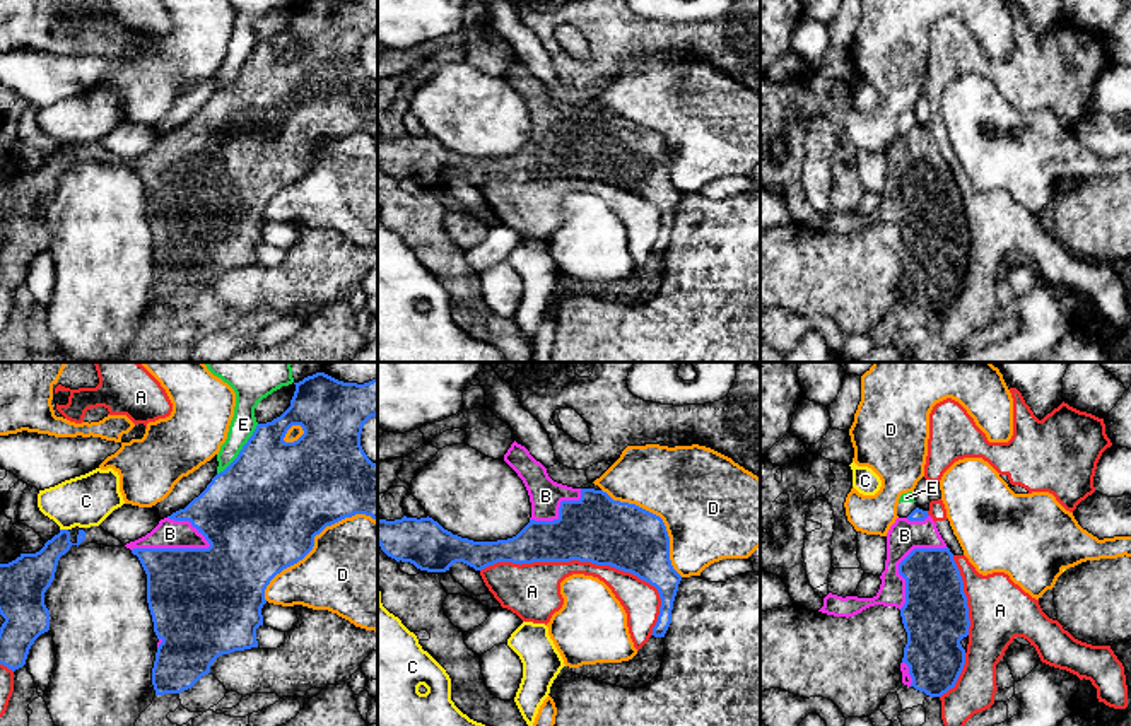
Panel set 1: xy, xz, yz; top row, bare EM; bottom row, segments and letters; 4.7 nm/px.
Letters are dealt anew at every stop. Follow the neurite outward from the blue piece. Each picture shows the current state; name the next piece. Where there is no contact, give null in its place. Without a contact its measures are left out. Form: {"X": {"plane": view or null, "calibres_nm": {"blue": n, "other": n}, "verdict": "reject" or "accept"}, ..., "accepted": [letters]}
{"A": {"plane": "xz", "calibres_nm": {"blue": 320, "other": 200}, "verdict": "reject"}, "B": {"plane": "xy", "calibres_nm": {"blue": 440, "other": 140}, "verdict": "accept"}, "C": {"plane": "xy", "calibres_nm": {"blue": 190, "other": 240}, "verdict": "reject"}, "D": {"plane": "xy", "calibres_nm": {"blue": 500, "other": 480}, "verdict": "reject"}, "E": {"plane": "xy", "calibres_nm": {"blue": 480, "other": 120}, "verdict": "reject"}, "accepted": ["B"]}

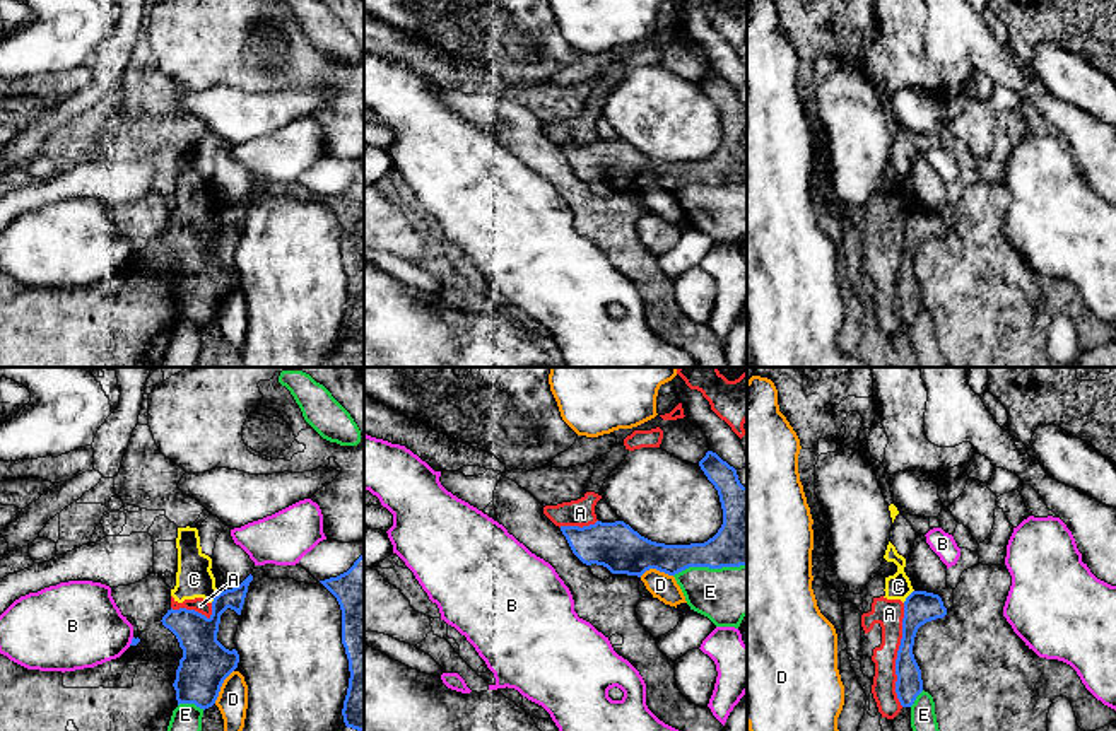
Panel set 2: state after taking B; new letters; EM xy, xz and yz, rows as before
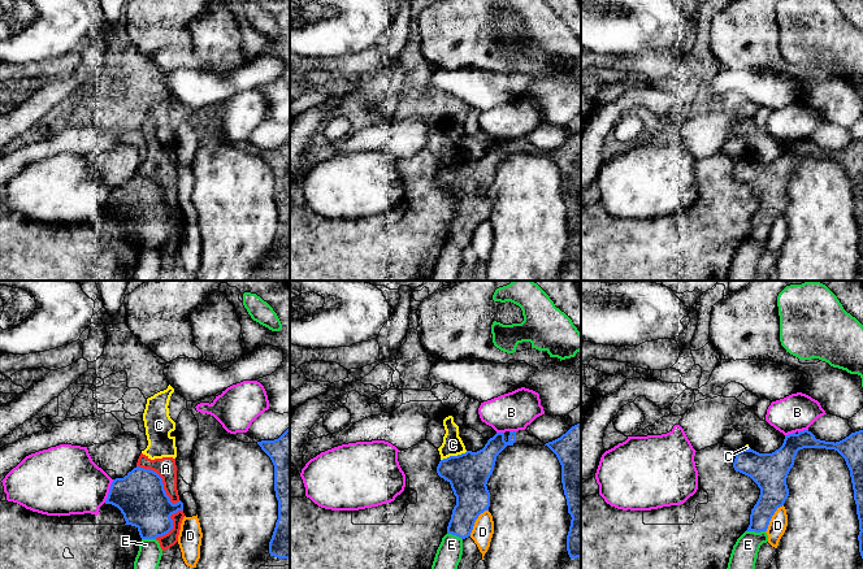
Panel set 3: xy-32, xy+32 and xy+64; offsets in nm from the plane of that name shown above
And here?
{"A": {"plane": "yz", "calibres_nm": {"blue": 160, "other": 140}, "verdict": "reject"}, "B": {"plane": "xy", "calibres_nm": {"blue": 30, "other": 380}, "verdict": "reject"}, "C": {"plane": "yz", "calibres_nm": {"blue": 160, "other": 120}, "verdict": "reject"}, "D": {"plane": "xy", "calibres_nm": {"blue": 240, "other": 140}, "verdict": "reject"}, "E": {"plane": "xz", "calibres_nm": {"blue": 260, "other": 260}, "verdict": "reject"}, "accepted": []}

